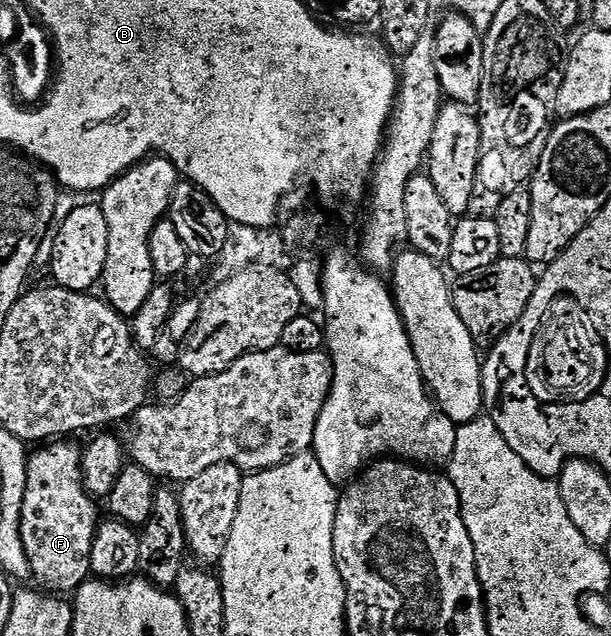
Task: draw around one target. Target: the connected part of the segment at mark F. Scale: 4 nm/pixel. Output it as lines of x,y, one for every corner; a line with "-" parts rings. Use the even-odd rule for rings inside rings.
53,441
43,448
37,449
40,451
29,457
28,479
26,480
25,500
22,503
21,514
21,536
26,556
29,558
31,577
37,578
41,582
39,585
45,591
56,596
71,595
89,581
92,574
90,548
94,544
96,527
102,521
100,510
96,507
97,499
86,489
84,471
81,469
81,447
71,446
68,442
71,441

